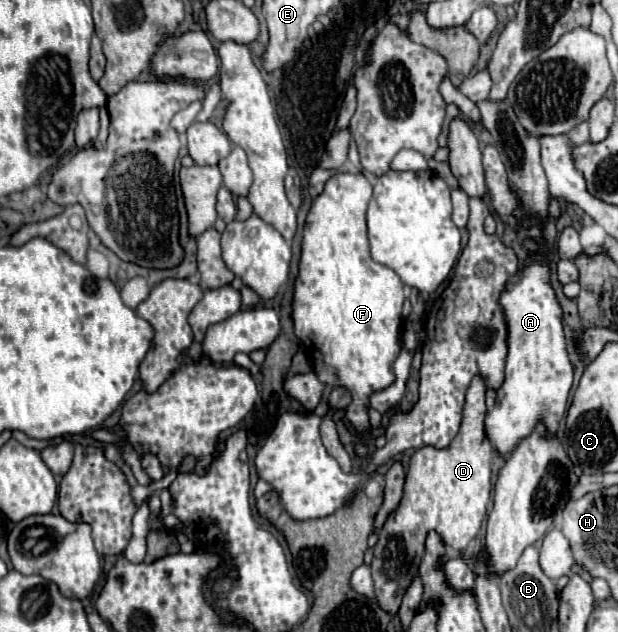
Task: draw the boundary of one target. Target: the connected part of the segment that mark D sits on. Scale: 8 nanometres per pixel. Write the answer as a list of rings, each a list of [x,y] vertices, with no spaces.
[[[477,374],[467,390],[463,422],[457,438],[443,450],[423,446],[411,456],[405,478],[405,494],[397,510],[391,512],[379,530],[379,542],[373,548],[373,580],[379,606],[389,614],[397,614],[403,594],[417,576],[417,566],[425,550],[425,534],[433,528],[441,534],[447,546],[465,550],[467,544],[477,536],[483,518],[487,516],[487,504],[491,500],[493,444],[485,432],[485,392],[487,384]]]

